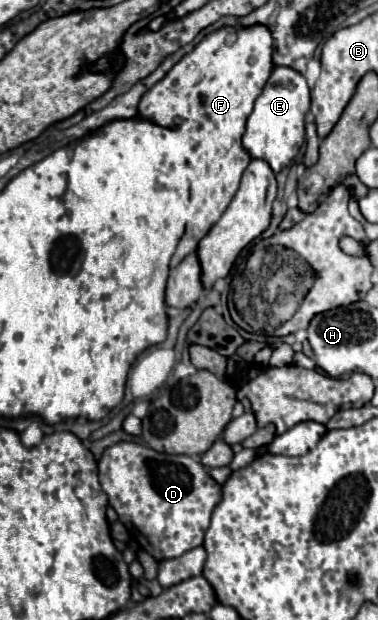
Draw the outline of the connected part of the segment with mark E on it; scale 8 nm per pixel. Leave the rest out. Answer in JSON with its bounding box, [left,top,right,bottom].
[242,66,310,172]

